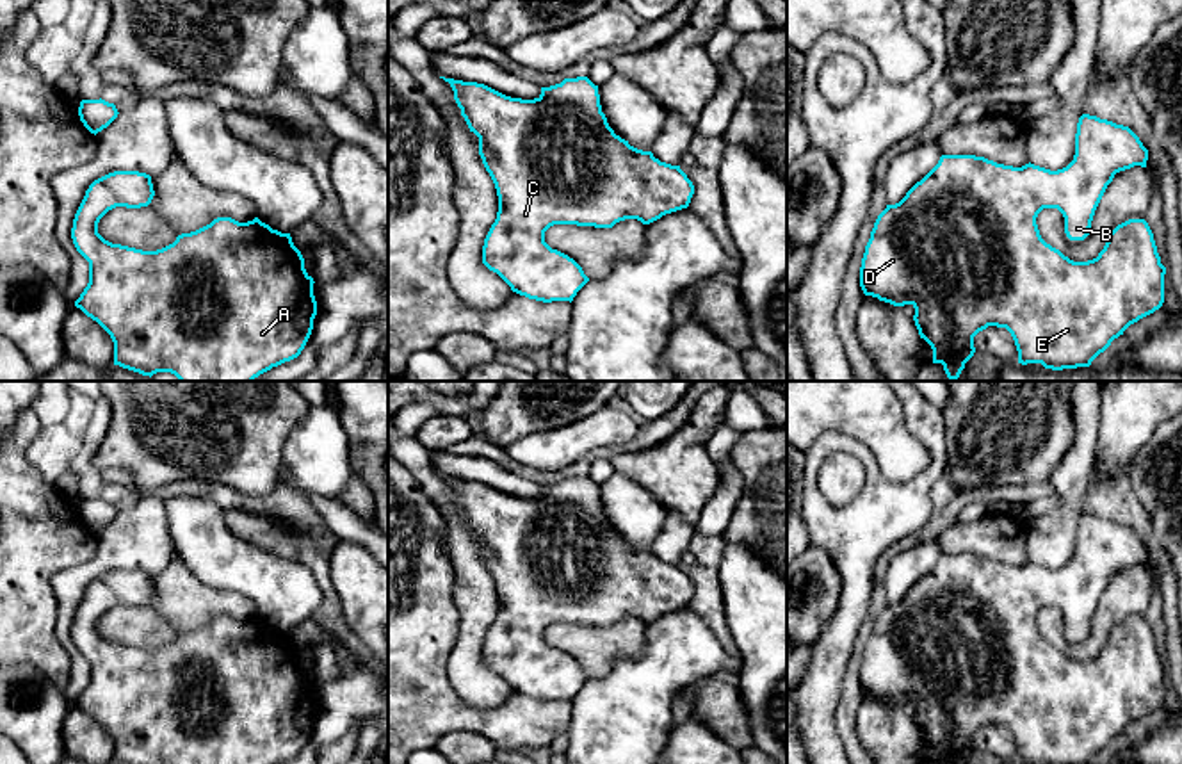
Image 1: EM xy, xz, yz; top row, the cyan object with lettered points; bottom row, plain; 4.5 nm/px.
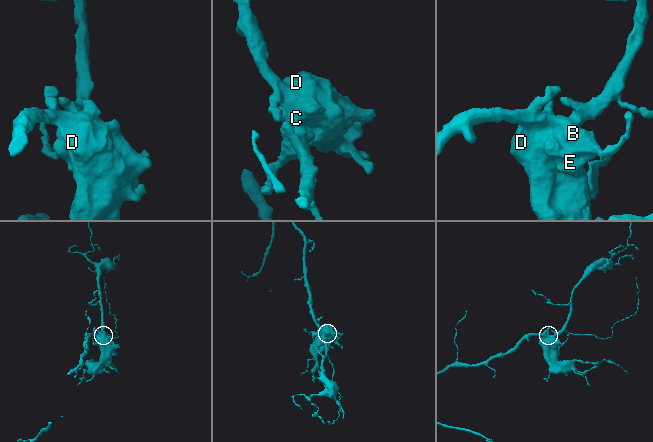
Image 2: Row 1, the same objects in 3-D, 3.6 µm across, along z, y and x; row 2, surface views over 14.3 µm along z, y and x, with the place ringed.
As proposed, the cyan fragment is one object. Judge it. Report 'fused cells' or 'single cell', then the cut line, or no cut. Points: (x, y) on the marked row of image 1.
single cell; cut none

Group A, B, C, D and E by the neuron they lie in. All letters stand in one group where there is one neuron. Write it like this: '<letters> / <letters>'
A B C D E

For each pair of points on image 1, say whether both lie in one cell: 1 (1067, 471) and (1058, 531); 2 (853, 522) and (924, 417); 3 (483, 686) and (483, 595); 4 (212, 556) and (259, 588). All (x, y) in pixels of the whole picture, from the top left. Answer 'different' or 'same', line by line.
1: same
2: same
3: same
4: same

